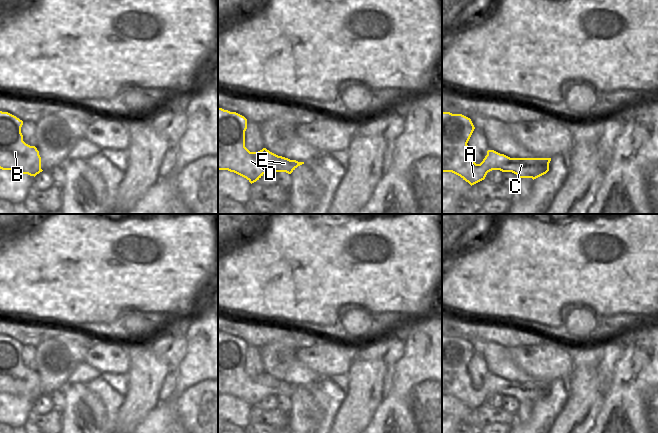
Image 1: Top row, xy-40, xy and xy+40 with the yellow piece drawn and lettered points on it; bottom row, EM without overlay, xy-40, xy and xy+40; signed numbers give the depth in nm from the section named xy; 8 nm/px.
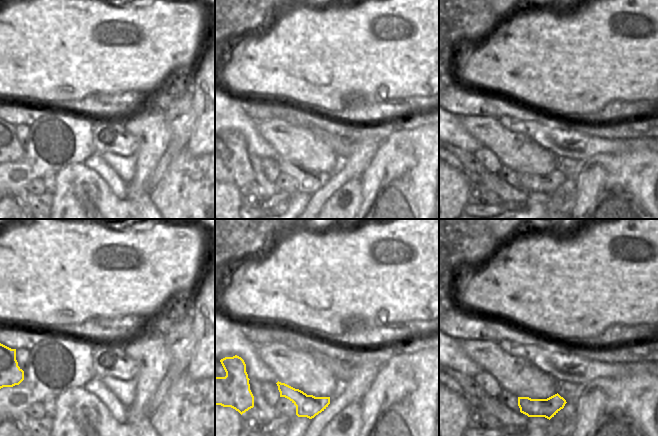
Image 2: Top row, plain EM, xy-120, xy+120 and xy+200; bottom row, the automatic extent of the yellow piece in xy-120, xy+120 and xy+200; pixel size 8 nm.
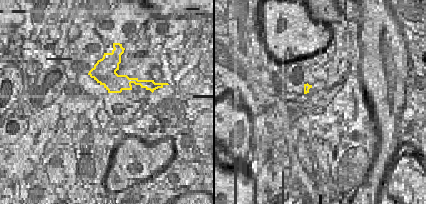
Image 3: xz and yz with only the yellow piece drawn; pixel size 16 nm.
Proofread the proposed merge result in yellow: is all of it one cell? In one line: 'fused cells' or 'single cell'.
single cell

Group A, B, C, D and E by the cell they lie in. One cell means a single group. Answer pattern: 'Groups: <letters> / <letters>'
Groups: A B C D E

